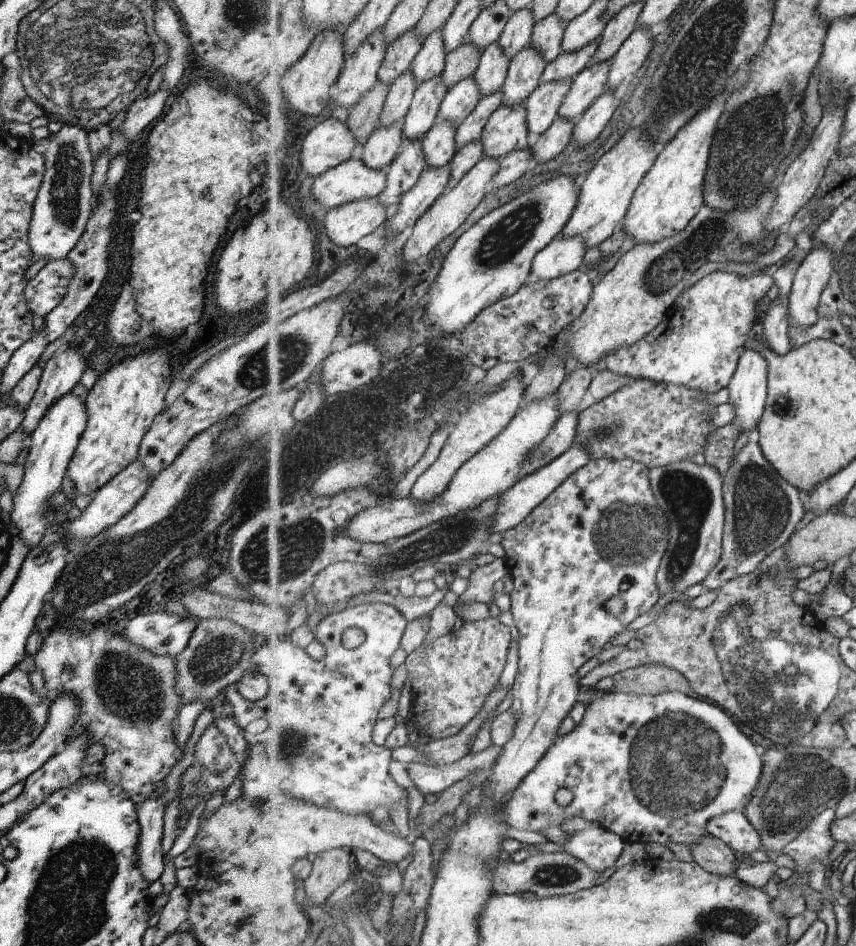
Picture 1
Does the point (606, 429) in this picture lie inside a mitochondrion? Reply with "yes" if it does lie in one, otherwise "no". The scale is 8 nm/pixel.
yes

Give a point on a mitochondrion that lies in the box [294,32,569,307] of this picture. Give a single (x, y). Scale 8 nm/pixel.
(501, 243)

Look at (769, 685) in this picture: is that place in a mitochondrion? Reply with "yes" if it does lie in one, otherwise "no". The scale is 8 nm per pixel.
yes

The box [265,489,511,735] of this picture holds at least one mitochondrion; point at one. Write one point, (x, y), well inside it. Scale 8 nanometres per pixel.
(453, 536)

